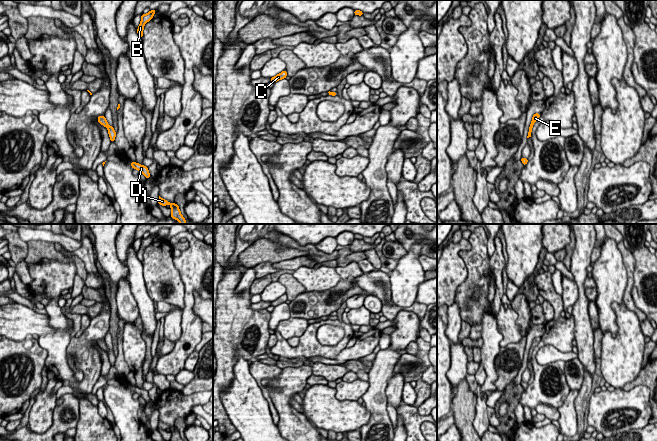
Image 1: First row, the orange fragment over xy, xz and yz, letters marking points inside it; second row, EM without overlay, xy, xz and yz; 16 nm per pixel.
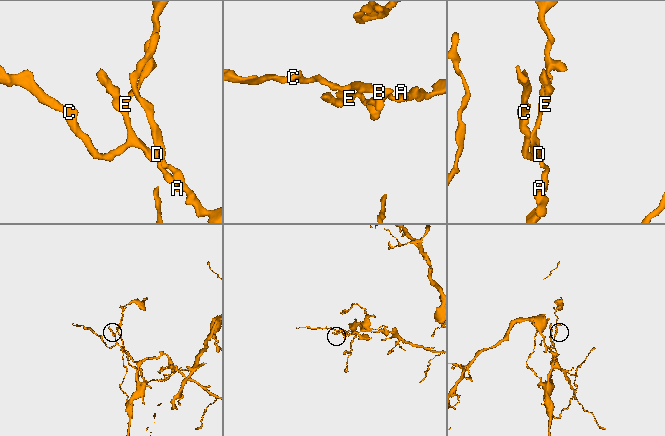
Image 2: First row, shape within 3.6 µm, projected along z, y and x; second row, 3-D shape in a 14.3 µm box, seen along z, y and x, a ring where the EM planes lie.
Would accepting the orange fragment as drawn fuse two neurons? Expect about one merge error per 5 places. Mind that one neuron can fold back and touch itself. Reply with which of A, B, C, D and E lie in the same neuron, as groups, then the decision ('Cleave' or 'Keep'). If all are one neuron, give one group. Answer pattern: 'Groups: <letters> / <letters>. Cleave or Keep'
Groups: A B C D E. Keep

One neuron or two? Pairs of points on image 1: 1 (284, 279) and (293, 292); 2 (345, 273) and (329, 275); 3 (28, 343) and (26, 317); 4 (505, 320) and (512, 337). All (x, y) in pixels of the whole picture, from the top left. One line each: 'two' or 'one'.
1: one
2: two
3: two
4: one

